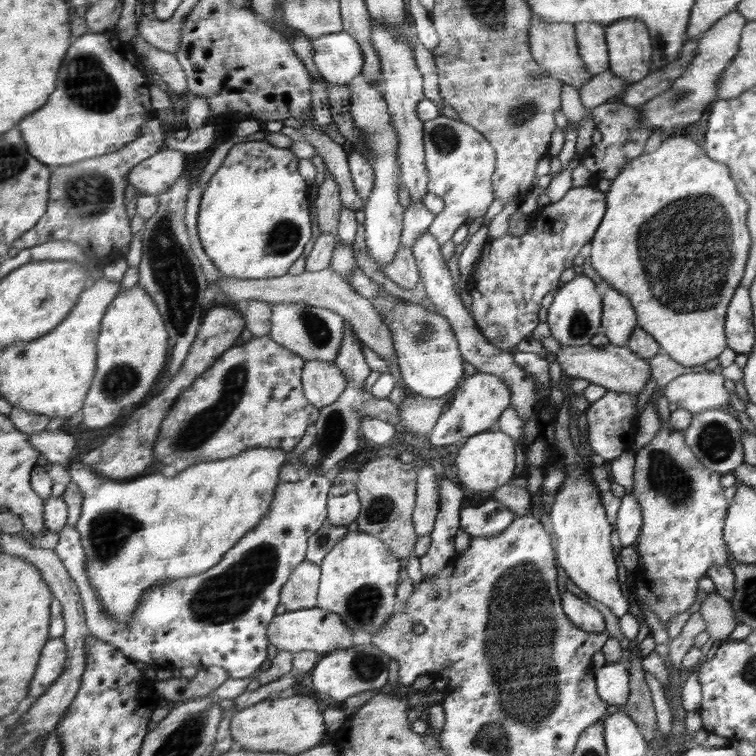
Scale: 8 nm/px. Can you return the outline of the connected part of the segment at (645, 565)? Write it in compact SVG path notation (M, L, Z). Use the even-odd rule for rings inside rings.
M664 426L655 437L635 452L632 496L642 507L644 526L635 545L639 555L638 570L634 575L636 594L652 614L665 626L675 616L688 612L698 602L699 582L710 572L711 566L727 564L726 544L722 540L722 526L726 524L728 500L720 472L710 472L686 443L681 431Z

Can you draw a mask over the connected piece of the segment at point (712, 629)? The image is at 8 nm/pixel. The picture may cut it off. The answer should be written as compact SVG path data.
M707 593L701 603L699 614L705 622L705 630L710 640L714 640L714 648L730 639L730 634L736 628L737 620L731 604L718 593Z

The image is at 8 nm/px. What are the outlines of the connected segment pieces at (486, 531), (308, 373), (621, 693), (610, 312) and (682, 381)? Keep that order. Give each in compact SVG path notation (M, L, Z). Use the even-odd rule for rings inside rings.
M486 500L476 506L468 506L460 513L459 528L472 537L494 537L500 535L516 516L504 504Z
M306 360L303 368L304 394L318 408L336 402L344 392L347 380L335 361Z
M622 663L604 664L596 670L599 697L614 705L624 705L630 694L629 670Z
M612 287L604 294L603 325L610 343L618 346L626 345L637 327L637 316L632 303Z
M720 369L682 374L663 388L663 395L669 403L678 404L691 413L722 409L730 403L730 393L724 387L725 379Z

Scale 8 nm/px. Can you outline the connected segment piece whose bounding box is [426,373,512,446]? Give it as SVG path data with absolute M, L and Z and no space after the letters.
M475 373L461 382L460 388L453 393L448 410L440 415L434 428L426 435L432 446L450 446L458 444L461 438L470 438L488 431L488 428L498 422L500 414L510 406L512 390L498 375Z

